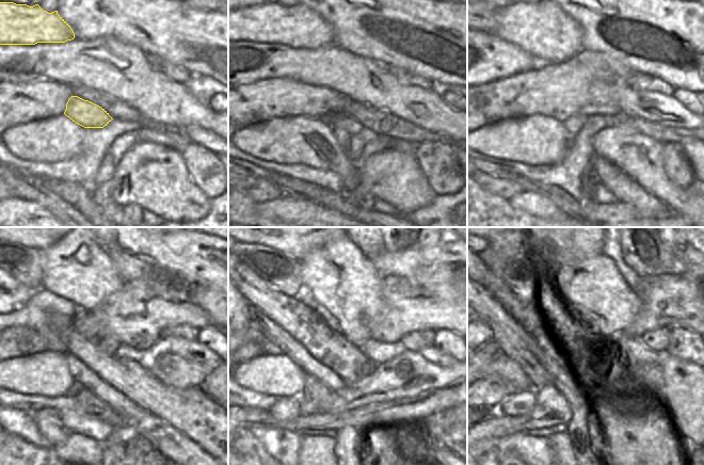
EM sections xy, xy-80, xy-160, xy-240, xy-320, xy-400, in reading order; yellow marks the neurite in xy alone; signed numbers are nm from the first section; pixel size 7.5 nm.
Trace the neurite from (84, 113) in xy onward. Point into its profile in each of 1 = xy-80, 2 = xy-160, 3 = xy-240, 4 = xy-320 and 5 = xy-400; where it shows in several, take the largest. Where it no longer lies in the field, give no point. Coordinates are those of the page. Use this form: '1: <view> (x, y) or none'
1: xy-80 (341, 124)
2: xy-160 (574, 124)
3: xy-240 (108, 345)
4: xy-320 (337, 276)
5: xy-400 (593, 292)

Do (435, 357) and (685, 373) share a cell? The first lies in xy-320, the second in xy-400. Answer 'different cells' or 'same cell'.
same cell

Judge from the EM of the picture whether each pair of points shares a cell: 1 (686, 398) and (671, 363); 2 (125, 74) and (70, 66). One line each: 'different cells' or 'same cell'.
1: same cell
2: same cell

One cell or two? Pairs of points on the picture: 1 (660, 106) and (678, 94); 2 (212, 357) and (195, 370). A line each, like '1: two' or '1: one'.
1: two
2: two

